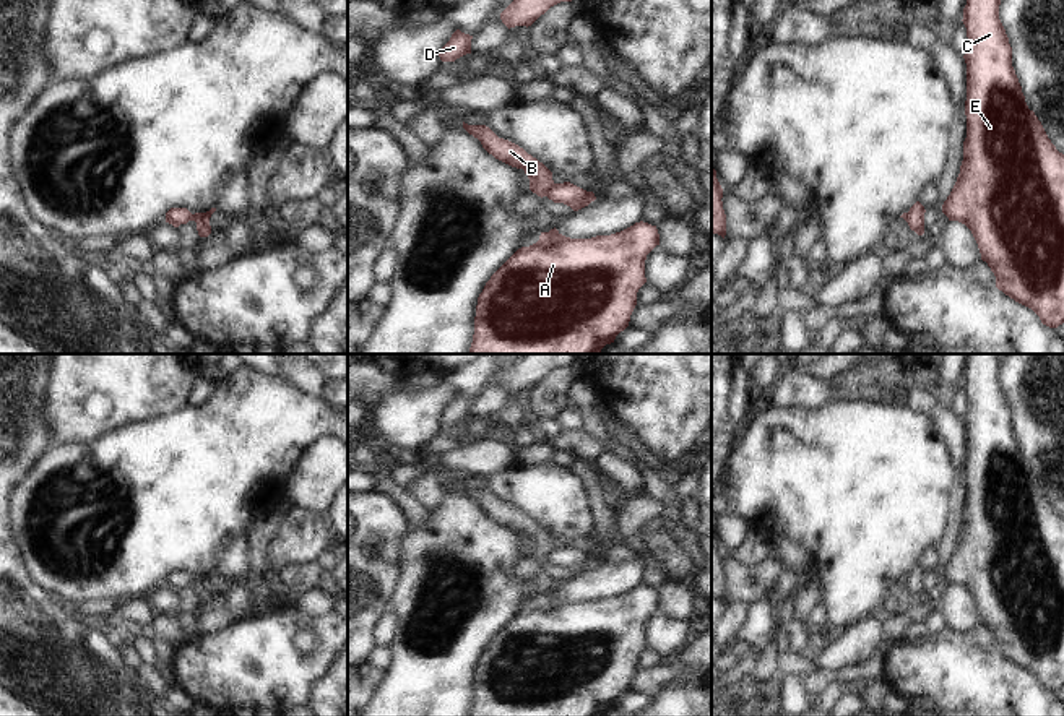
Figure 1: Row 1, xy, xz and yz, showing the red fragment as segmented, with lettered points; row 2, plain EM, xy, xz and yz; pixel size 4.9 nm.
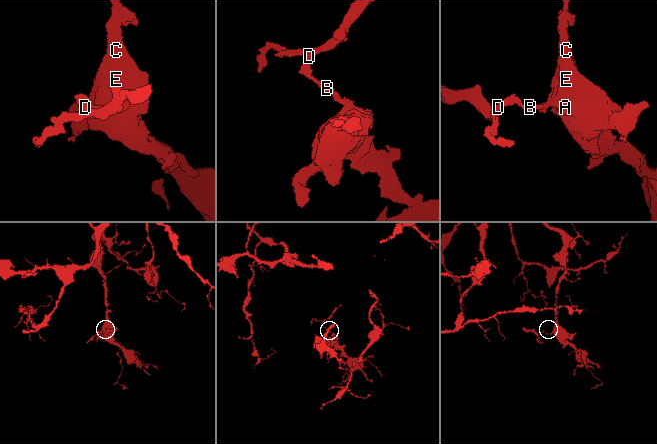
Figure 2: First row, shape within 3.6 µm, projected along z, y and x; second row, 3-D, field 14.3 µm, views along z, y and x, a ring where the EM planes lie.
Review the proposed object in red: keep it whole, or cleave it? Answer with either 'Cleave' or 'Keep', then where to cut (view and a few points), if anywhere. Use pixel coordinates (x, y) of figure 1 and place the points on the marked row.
Cleave. Split along xz (554, 184), (544, 195).

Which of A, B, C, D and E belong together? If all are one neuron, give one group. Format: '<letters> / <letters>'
A C E / B D

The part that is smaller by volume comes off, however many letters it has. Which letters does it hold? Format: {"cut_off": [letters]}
{"cut_off": ["B", "D"]}

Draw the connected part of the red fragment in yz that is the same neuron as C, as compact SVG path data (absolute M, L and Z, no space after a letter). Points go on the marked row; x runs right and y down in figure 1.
M967 0L967 138L957 182L942 205L949 221L965 224L980 248L981 260L996 276L996 287L1032 308L1049 328L1064 323L1064 154L1048 138L1041 122L1028 109L1012 67L1012 47L999 19L1001 0Z

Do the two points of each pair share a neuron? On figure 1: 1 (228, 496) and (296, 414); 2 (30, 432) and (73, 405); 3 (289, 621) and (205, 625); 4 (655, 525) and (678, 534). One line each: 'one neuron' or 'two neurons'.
1: one neuron
2: two neurons
3: two neurons
4: two neurons

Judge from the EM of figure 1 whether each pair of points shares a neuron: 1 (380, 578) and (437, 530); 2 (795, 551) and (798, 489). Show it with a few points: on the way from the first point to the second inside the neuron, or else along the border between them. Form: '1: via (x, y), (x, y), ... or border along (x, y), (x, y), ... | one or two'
1: border along (410, 530), (400, 549), (400, 580), (392, 591) | two
2: border along (770, 539), (798, 541), (814, 565) | two

